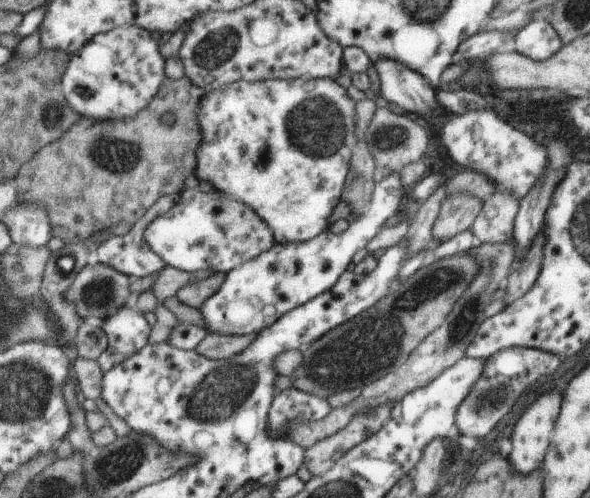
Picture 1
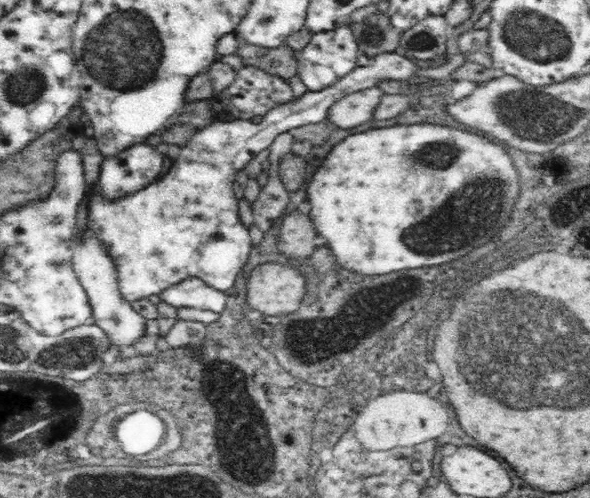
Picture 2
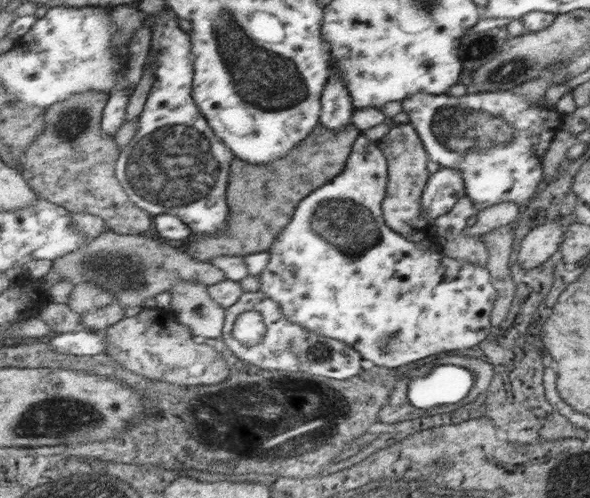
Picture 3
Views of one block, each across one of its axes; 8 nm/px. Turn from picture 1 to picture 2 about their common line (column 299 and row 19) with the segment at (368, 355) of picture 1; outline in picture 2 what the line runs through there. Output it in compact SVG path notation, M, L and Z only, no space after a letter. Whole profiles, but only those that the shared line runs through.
M387 13L372 15L367 21L359 24L350 23L356 38L360 40L362 53L370 59L384 52L396 51L399 48L401 32L390 24Z

